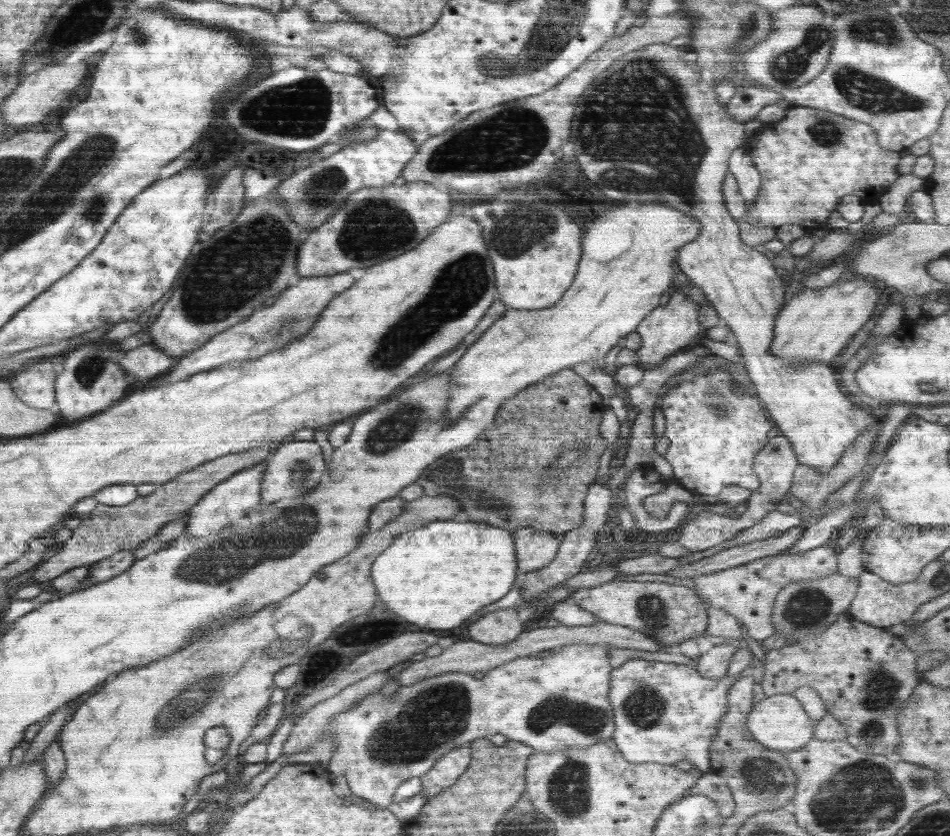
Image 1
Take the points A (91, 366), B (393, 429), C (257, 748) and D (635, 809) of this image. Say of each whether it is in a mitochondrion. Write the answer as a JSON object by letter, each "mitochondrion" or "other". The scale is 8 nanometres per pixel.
{"A":"mitochondrion","B":"mitochondrion","C":"other","D":"other"}

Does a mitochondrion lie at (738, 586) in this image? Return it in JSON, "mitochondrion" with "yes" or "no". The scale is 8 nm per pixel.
{"mitochondrion":"no"}

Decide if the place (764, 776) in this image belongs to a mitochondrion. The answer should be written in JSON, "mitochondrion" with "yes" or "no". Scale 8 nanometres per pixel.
{"mitochondrion":"yes"}

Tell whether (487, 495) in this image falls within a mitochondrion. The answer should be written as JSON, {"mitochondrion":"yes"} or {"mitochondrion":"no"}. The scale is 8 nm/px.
{"mitochondrion":"yes"}

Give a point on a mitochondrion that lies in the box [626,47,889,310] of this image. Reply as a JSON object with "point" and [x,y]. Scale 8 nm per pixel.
{"point":[825,132]}

